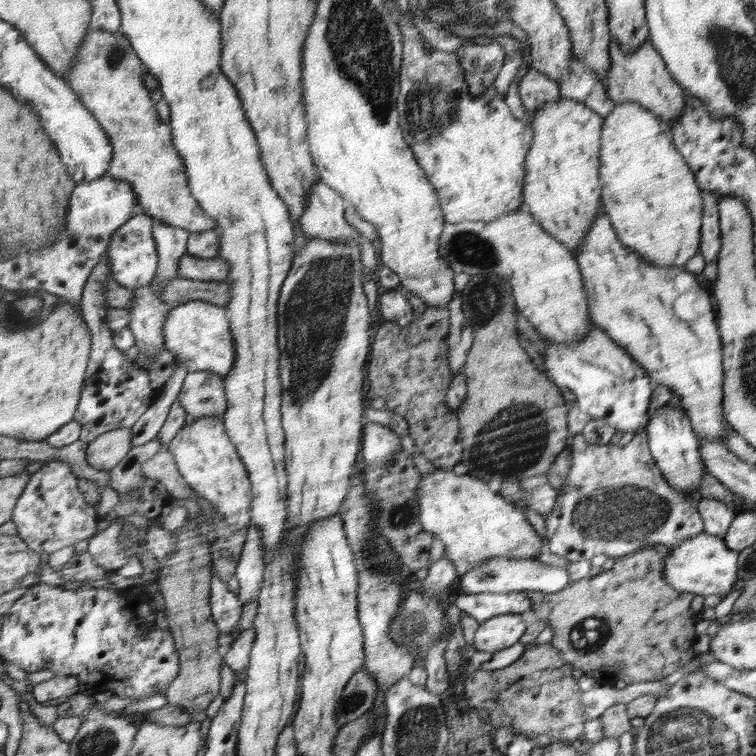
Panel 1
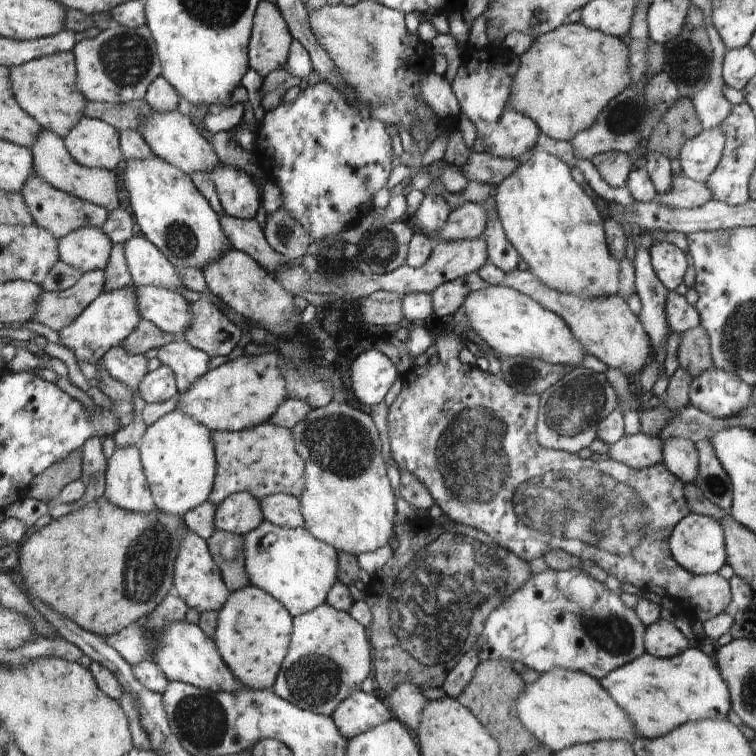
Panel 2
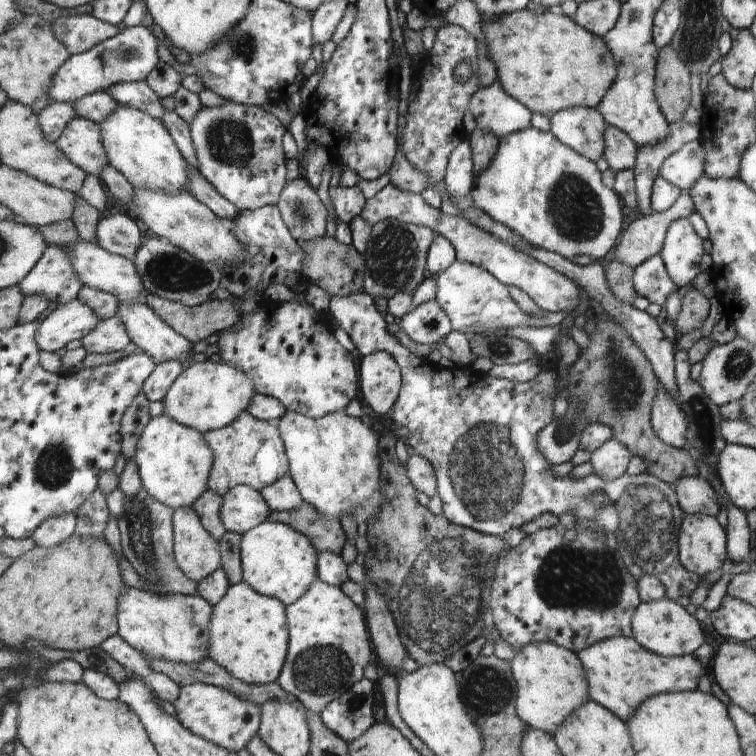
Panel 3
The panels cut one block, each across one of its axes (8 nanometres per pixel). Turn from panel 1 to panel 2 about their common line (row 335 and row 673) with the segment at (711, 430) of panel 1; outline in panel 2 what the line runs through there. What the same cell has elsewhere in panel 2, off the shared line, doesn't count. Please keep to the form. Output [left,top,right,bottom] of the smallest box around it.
[599,647,734,737]

